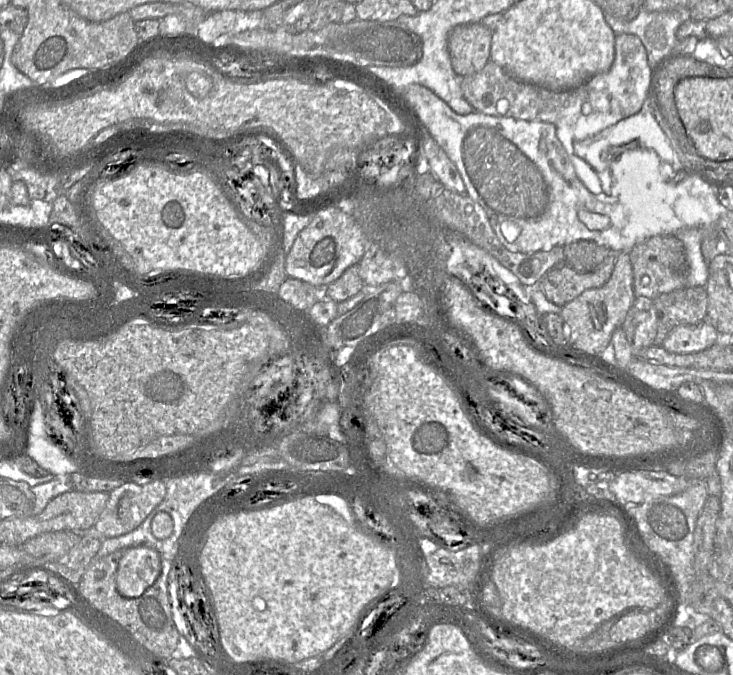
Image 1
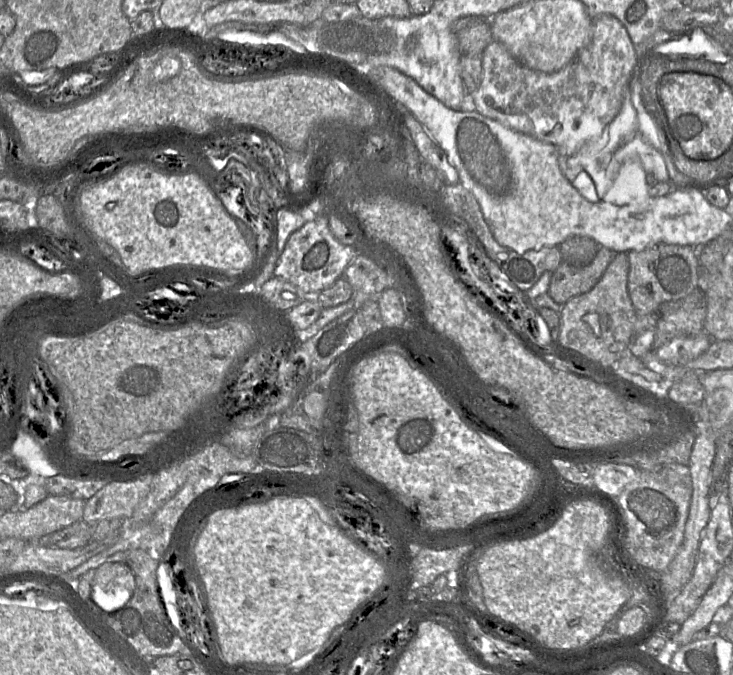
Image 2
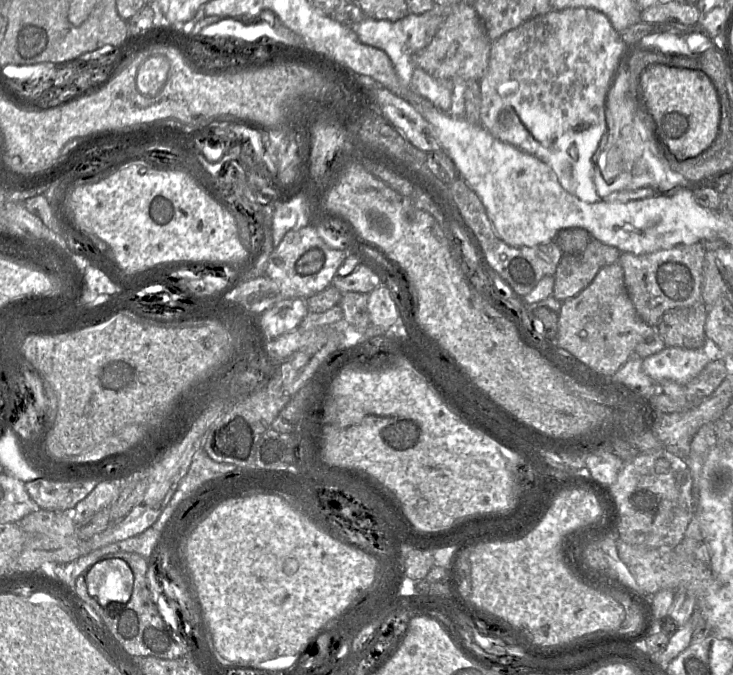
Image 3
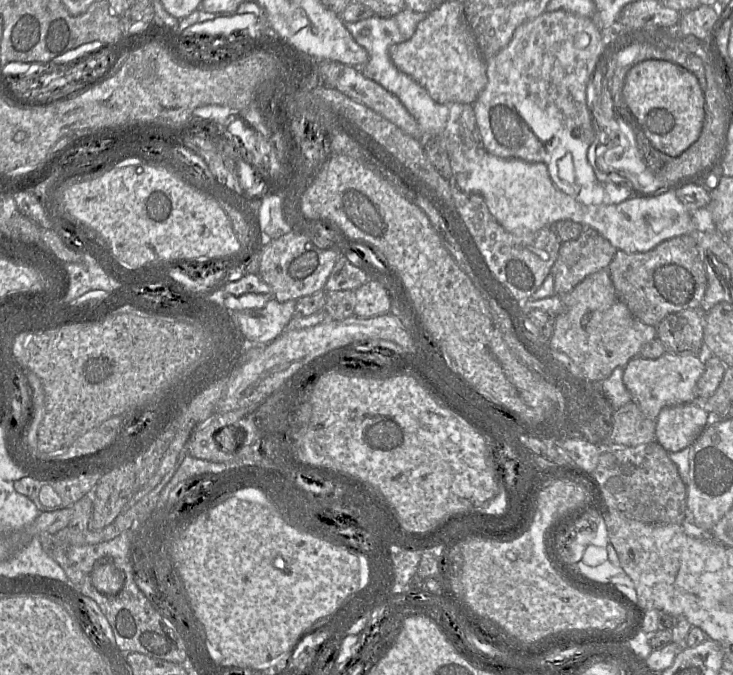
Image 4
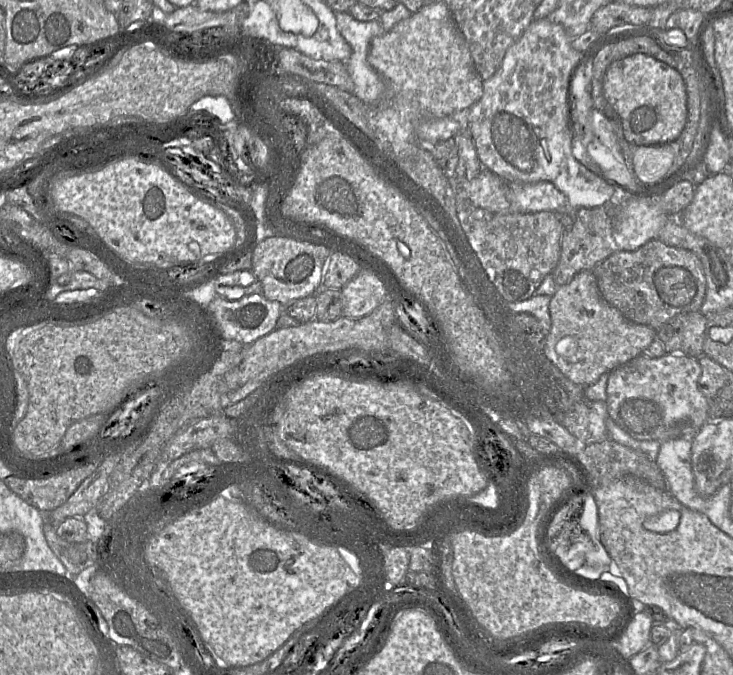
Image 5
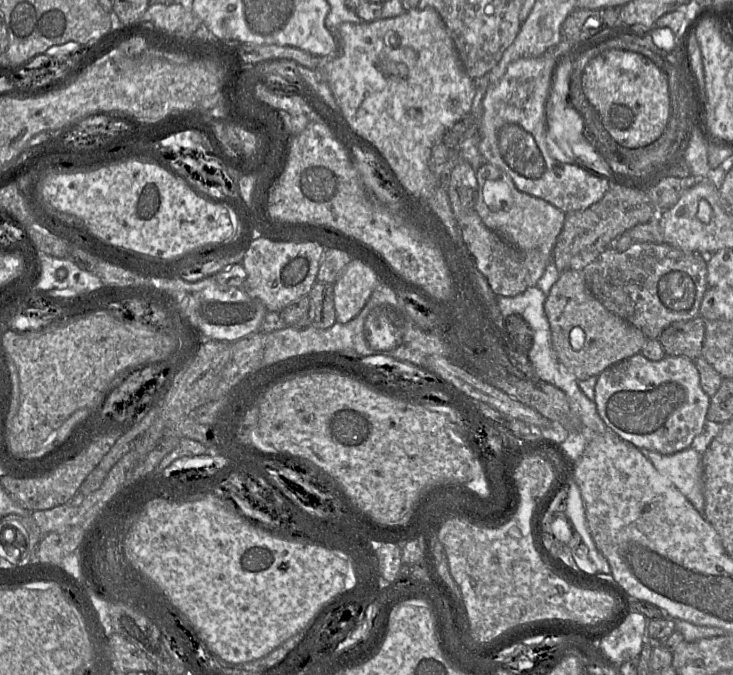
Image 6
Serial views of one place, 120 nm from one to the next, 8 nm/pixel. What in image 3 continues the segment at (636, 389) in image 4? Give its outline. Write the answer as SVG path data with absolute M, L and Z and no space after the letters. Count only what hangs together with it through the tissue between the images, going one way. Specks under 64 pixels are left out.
M665 347L643 358L643 370L656 383L674 381L685 386L710 362L703 348Z

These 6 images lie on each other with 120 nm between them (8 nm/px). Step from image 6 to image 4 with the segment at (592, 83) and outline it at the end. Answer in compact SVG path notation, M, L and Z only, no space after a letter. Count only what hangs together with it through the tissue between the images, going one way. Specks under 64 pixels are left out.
M645 60L627 73L624 101L651 144L677 157L699 138L705 119L705 99L698 79L687 69L665 60Z

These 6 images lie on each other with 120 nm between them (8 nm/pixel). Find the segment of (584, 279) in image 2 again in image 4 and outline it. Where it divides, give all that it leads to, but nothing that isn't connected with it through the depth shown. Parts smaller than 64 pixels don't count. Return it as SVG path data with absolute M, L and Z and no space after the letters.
M584 227L578 238L560 245L558 257L551 268L554 293L565 294L588 275L607 269L616 252L617 248L595 229Z

